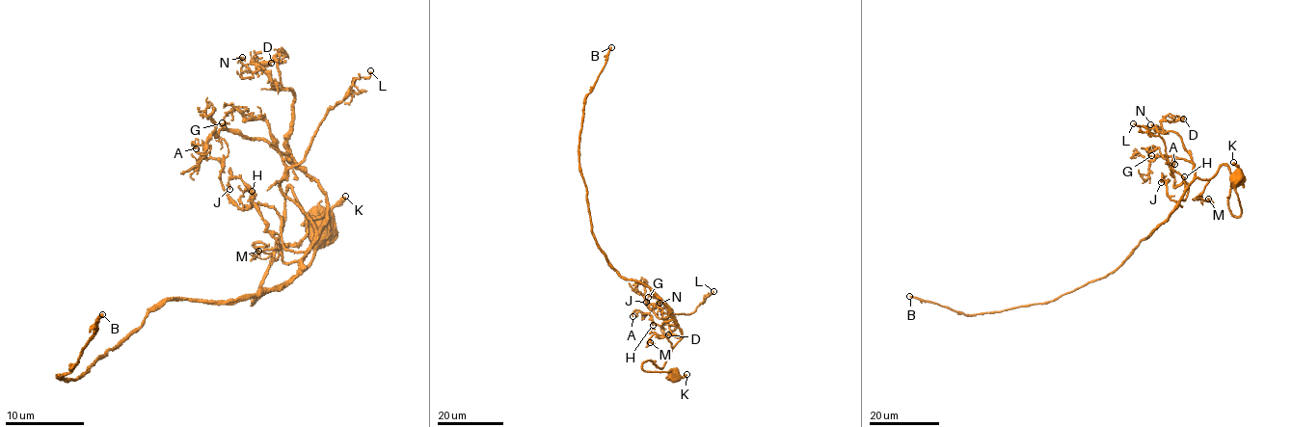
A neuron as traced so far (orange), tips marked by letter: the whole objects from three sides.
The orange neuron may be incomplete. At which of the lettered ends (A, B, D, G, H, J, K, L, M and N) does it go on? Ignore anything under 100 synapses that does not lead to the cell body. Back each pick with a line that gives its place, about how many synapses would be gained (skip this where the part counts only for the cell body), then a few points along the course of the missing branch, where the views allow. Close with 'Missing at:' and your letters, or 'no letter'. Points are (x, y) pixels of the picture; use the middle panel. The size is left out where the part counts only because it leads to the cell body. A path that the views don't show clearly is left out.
B: Place: (611, 47). Roughly 650 synapses
Missing at: B

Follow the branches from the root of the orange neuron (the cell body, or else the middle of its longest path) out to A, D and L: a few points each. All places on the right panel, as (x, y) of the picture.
A: (1238, 178), (1234, 216), (1225, 165), (1196, 178), (1183, 200), (1188, 184), (1174, 187), (1174, 164)
D: (1238, 178), (1234, 216), (1229, 169), (1197, 177), (1181, 138), (1164, 130), (1162, 121), (1183, 119)
L: (1238, 178), (1241, 212), (1234, 216), (1225, 165), (1185, 188), (1164, 142), (1133, 123)

